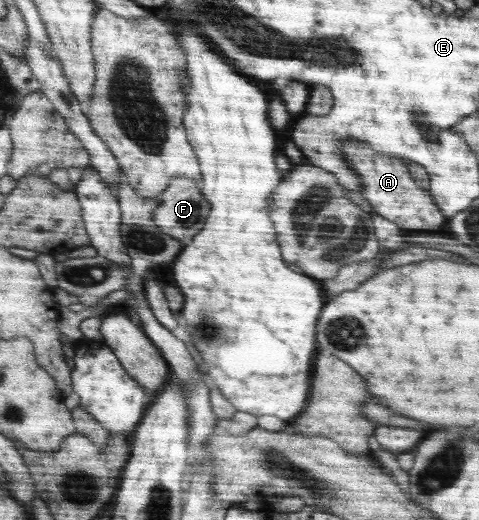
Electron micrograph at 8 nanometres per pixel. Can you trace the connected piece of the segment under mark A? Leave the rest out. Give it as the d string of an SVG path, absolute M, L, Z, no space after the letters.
M342 141L342 145L346 145L342 149L344 158L348 159L350 167L362 179L362 195L376 214L409 233L431 233L434 231L430 229L439 229L448 222L448 217L438 207L433 195L414 180L409 166L406 166L402 159L374 153L360 141Z

